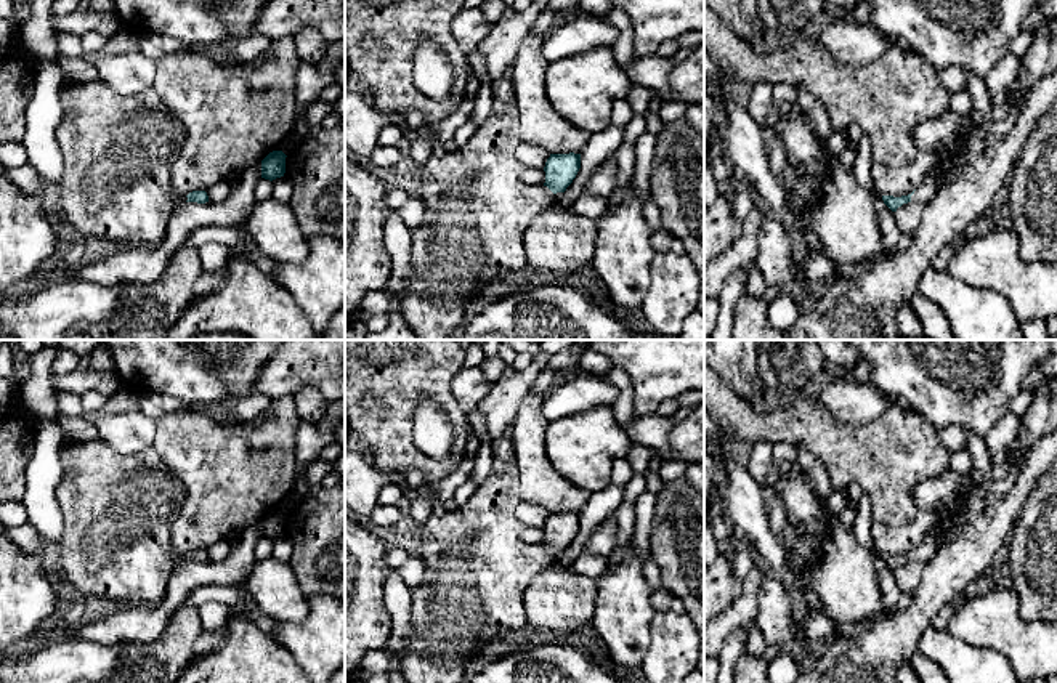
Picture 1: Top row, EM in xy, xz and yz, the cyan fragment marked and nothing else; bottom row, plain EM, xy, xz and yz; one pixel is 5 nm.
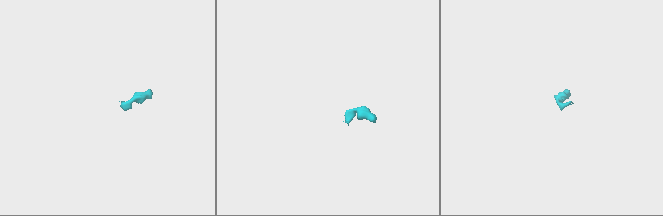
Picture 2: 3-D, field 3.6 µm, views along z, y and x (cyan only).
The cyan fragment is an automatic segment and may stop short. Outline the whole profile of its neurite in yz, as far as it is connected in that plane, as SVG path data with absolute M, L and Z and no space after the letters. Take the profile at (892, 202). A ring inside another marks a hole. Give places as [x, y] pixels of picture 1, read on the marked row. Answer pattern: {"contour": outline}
{"contour": "M951 109L943 112L937 119L921 122L913 131L913 138L917 148L922 152L932 152L933 149L938 149L942 159L911 194L901 197L882 196L884 204L892 212L897 212L898 207L908 202L921 202L924 205L929 204L943 186L943 181L940 178L943 168L958 156L961 148L967 143L972 128L974 122L970 117L961 117Z"}

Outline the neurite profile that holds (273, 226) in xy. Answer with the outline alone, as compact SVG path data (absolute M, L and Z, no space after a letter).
M268 199L258 202L244 223L260 252L276 261L300 265L308 257L306 236L302 232L290 204Z

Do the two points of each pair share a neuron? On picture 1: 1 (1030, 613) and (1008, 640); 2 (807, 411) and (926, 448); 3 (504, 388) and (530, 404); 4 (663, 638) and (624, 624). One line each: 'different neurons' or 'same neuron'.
1: different neurons
2: same neuron
3: different neurons
4: different neurons

